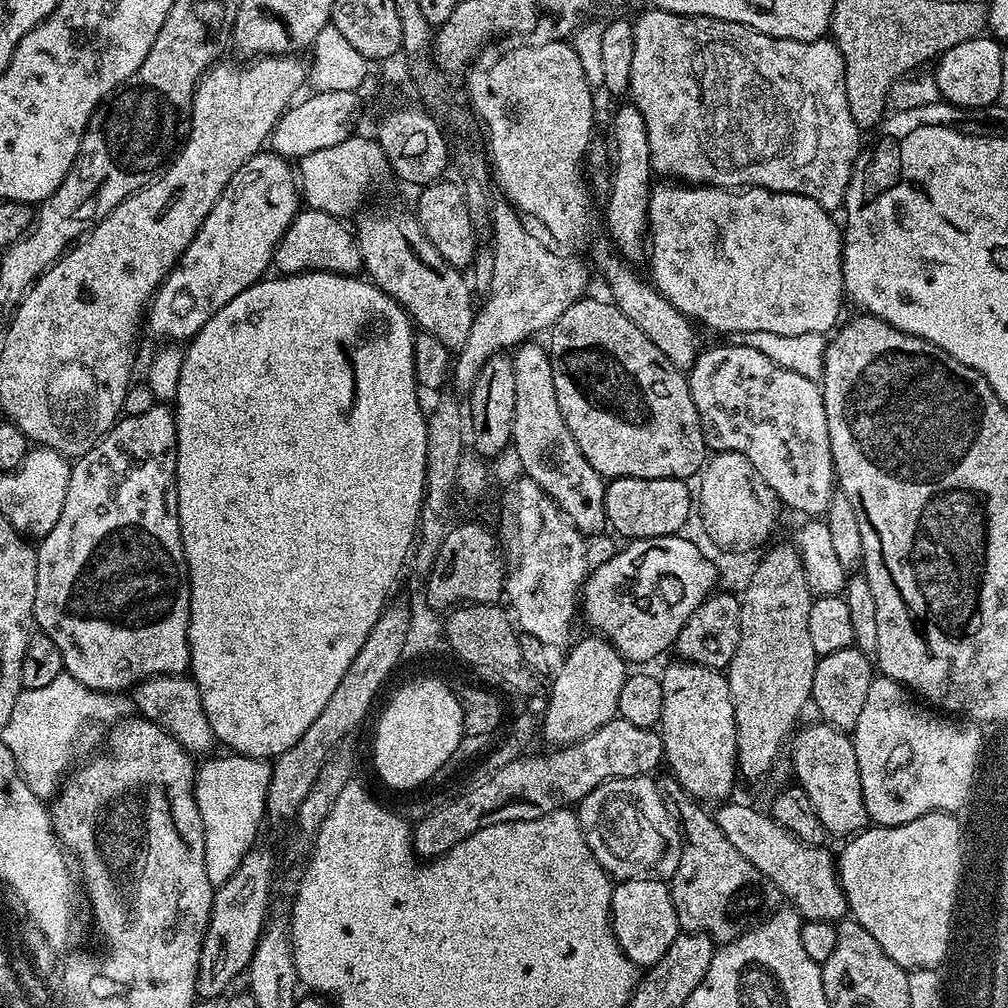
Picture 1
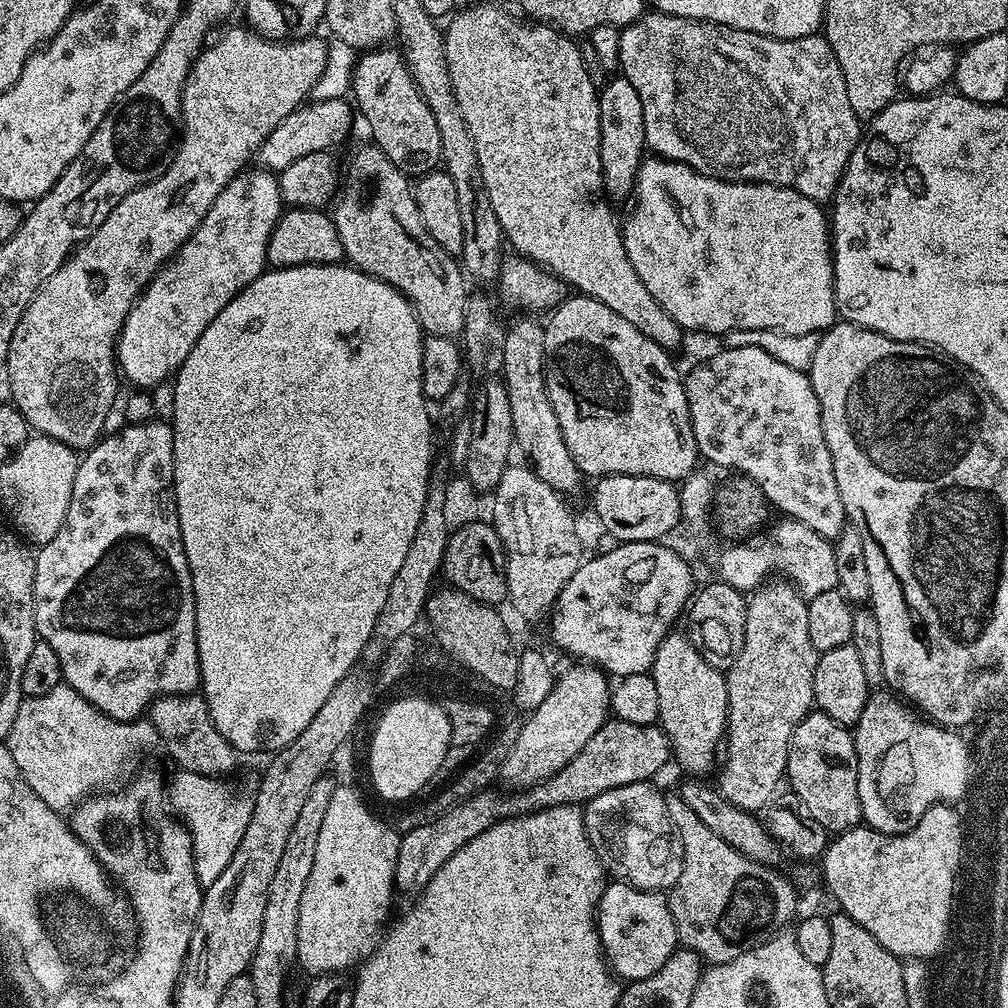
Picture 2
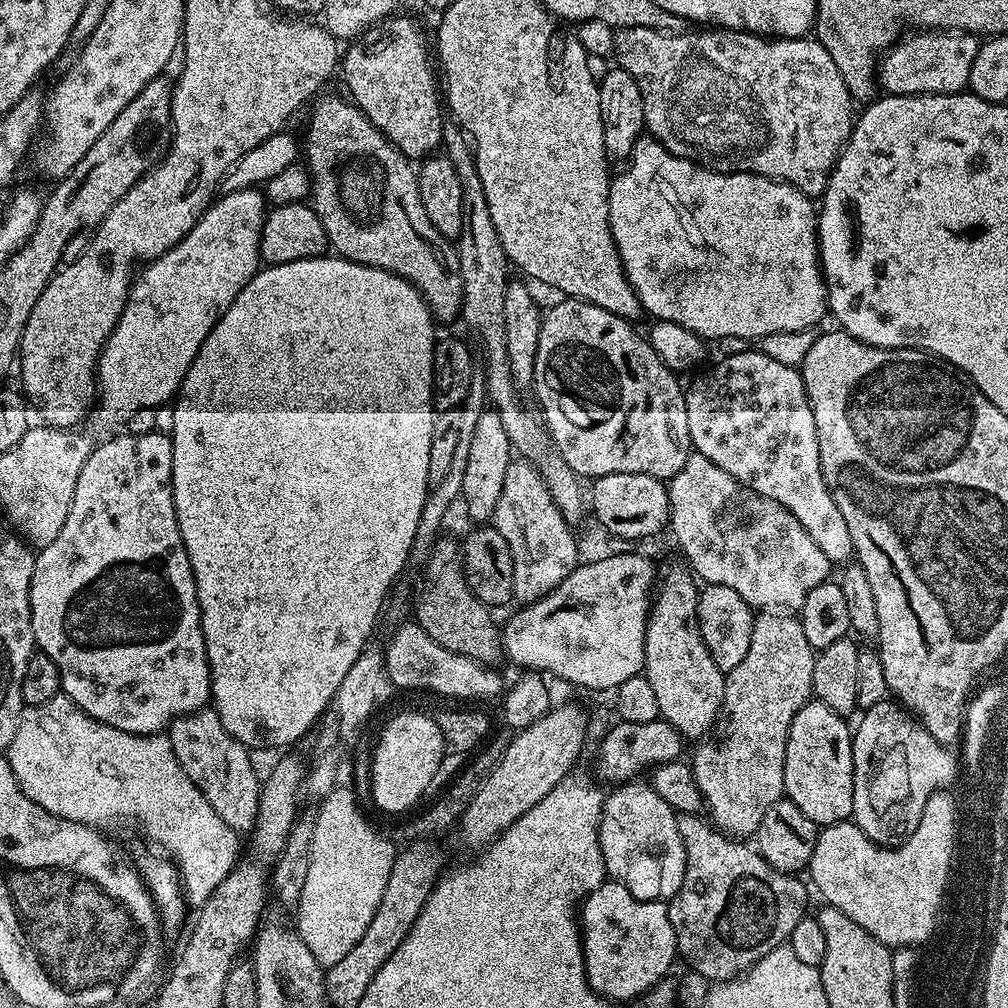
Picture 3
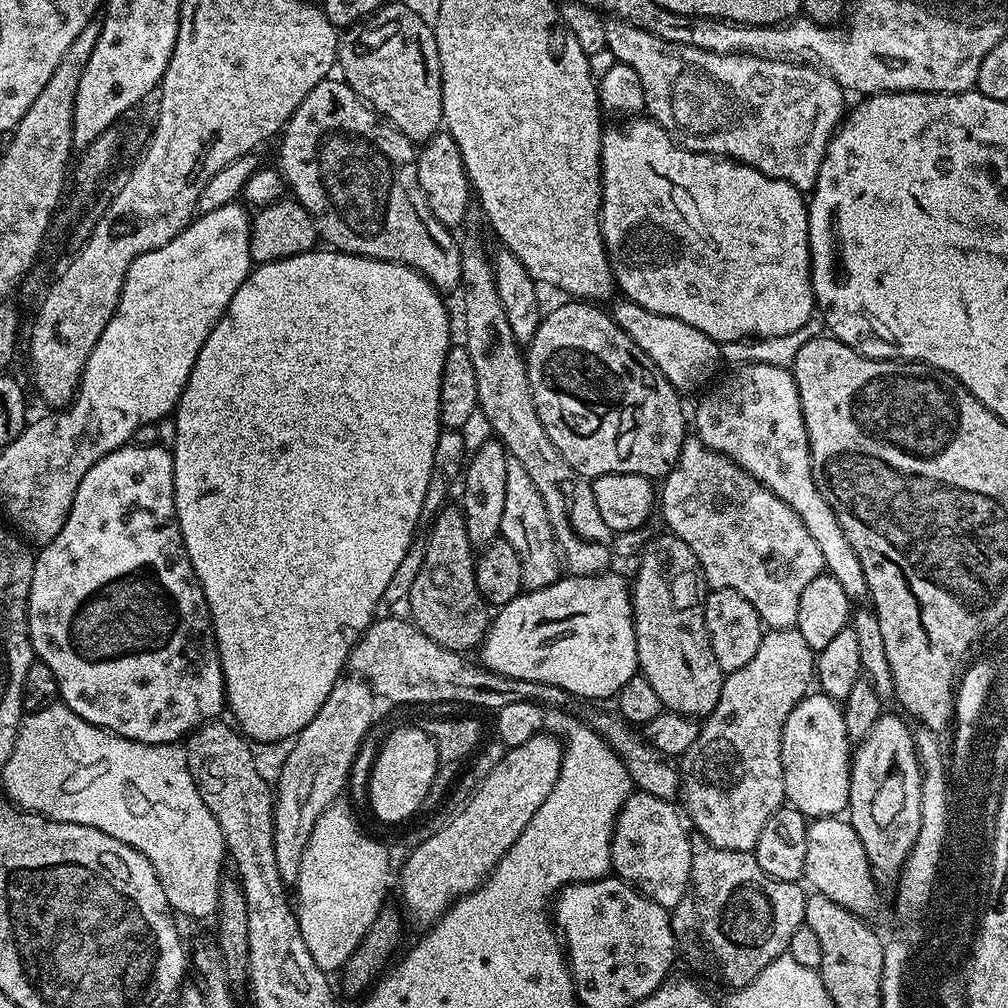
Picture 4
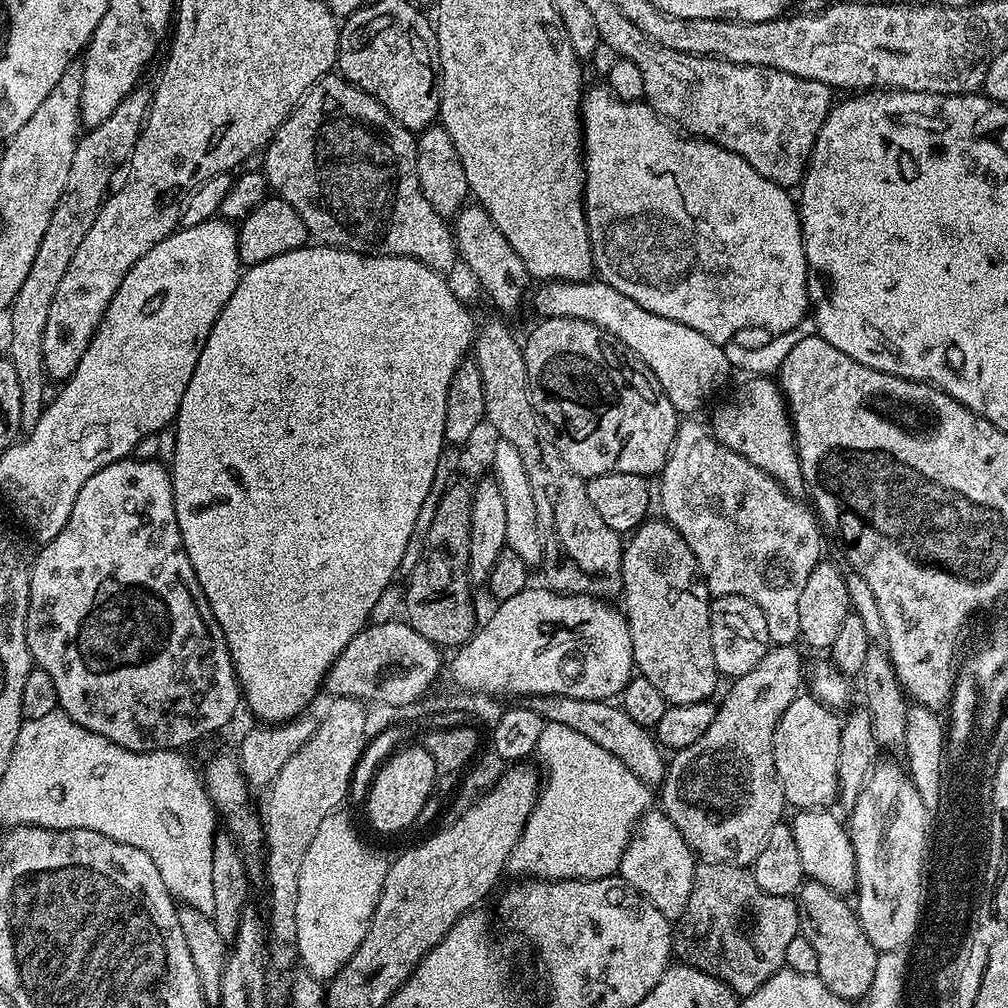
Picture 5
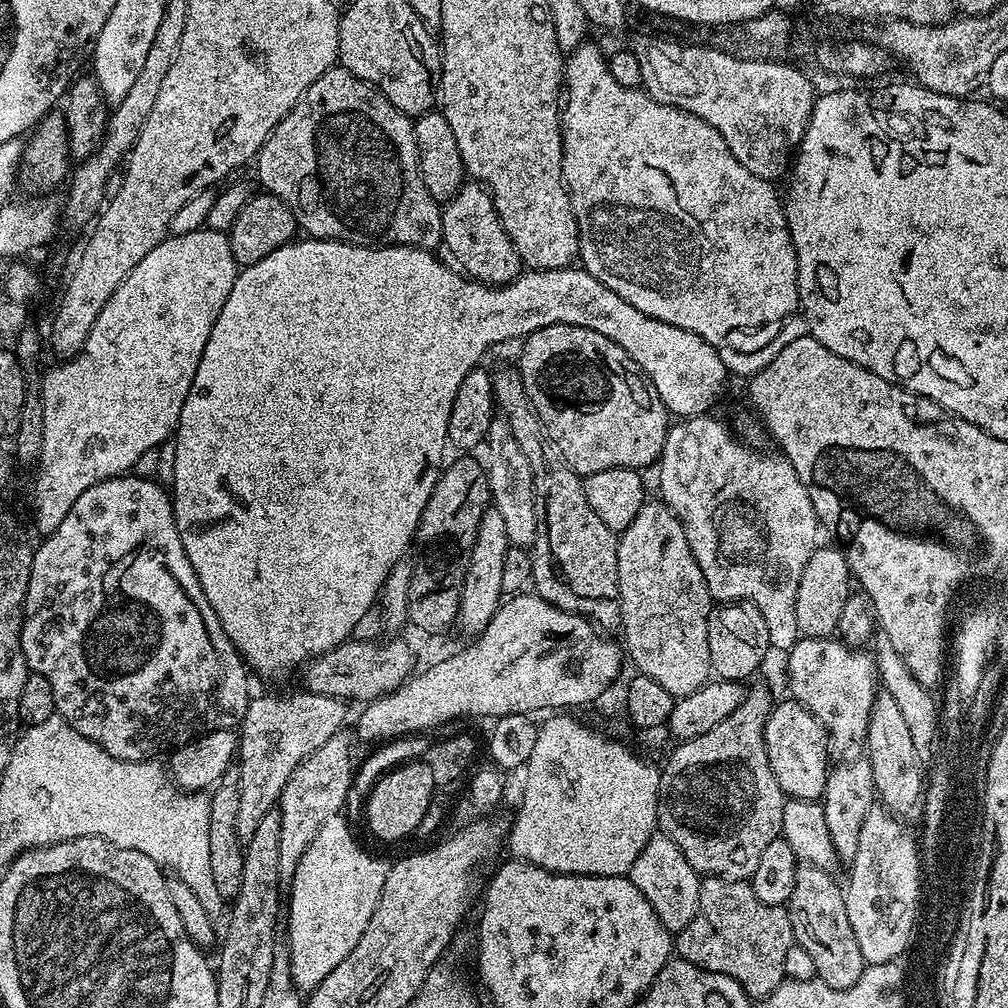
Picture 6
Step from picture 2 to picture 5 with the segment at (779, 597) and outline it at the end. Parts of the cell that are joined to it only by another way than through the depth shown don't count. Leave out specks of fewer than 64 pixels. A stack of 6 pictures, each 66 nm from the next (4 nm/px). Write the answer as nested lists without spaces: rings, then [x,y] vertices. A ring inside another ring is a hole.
[[[776,646],[766,654],[766,658],[762,658],[762,662],[758,662],[758,666],[754,666],[754,670],[750,670],[750,674],[742,674],[735,677],[731,681],[732,684],[728,688],[728,693],[724,696],[724,701],[719,701],[716,713],[714,714],[714,722],[710,722],[710,726],[706,729],[706,734],[702,734],[702,738],[698,738],[698,742],[694,742],[694,746],[686,746],[679,749],[675,753],[676,756],[667,761],[666,771],[664,774],[664,782],[658,788],[658,804],[665,814],[674,822],[674,826],[678,826],[678,830],[682,834],[682,838],[692,848],[693,853],[697,857],[703,858],[708,862],[717,864],[739,864],[741,866],[751,866],[758,858],[758,850],[762,850],[762,842],[766,842],[766,838],[770,838],[770,830],[774,830],[774,826],[781,823],[785,819],[784,808],[786,809],[786,801],[784,791],[780,785],[780,779],[776,773],[774,766],[774,730],[779,726],[782,714],[786,710],[786,706],[790,706],[790,702],[794,702],[794,698],[801,695],[802,681],[806,676],[806,664],[800,661],[799,647],[796,646]]]

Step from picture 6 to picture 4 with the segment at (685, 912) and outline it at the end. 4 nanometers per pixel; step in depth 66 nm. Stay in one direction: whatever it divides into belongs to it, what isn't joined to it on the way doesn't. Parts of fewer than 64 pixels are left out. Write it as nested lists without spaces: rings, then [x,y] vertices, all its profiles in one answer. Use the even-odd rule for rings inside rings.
[[[639,790],[633,791],[620,809],[612,833],[611,871],[631,884],[637,892],[643,892],[649,900],[669,910],[676,908],[686,894],[692,861],[690,832],[685,817],[678,808],[676,813],[675,807],[677,805],[673,801],[654,798],[654,794]]]

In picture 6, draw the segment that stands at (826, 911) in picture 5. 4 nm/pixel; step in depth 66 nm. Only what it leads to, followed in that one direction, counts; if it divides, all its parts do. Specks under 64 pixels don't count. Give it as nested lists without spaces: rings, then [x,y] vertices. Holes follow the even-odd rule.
[[[800,864],[796,869],[796,877],[794,878],[794,894],[790,894],[786,907],[792,927],[792,939],[802,946],[802,950],[806,950],[806,954],[810,954],[817,977],[822,983],[834,990],[846,990],[853,988],[858,982],[858,978],[864,976],[866,965],[862,958],[862,950],[858,950],[858,938],[854,938],[850,917],[846,915],[844,888],[841,885],[836,885],[836,880],[831,876],[832,874],[827,868],[819,868],[813,864]]]

